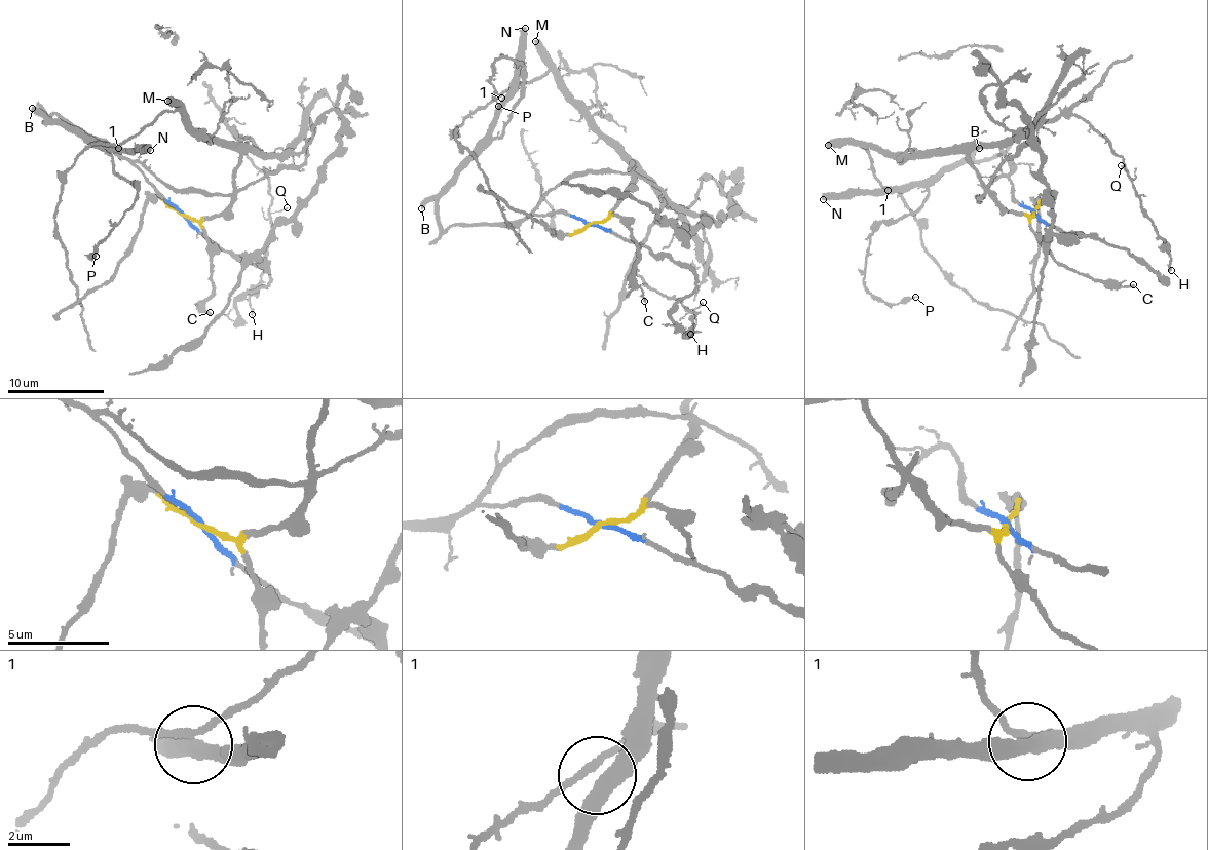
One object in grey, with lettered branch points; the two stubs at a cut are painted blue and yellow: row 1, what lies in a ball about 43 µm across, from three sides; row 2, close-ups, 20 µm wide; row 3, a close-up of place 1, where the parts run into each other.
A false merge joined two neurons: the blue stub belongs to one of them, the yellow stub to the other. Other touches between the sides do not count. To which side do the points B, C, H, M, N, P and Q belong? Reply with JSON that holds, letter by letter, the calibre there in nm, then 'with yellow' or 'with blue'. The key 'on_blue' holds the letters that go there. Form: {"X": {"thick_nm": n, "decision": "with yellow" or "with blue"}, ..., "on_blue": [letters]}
{"B": {"thick_nm": 360, "decision": "with blue"}, "C": {"thick_nm": 190, "decision": "with yellow"}, "H": {"thick_nm": 180, "decision": "with yellow"}, "M": {"thick_nm": 550, "decision": "with yellow"}, "N": {"thick_nm": 500, "decision": "with blue"}, "P": {"thick_nm": 170, "decision": "with blue"}, "Q": {"thick_nm": 110, "decision": "with yellow"}, "on_blue": ["B", "N", "P"]}

